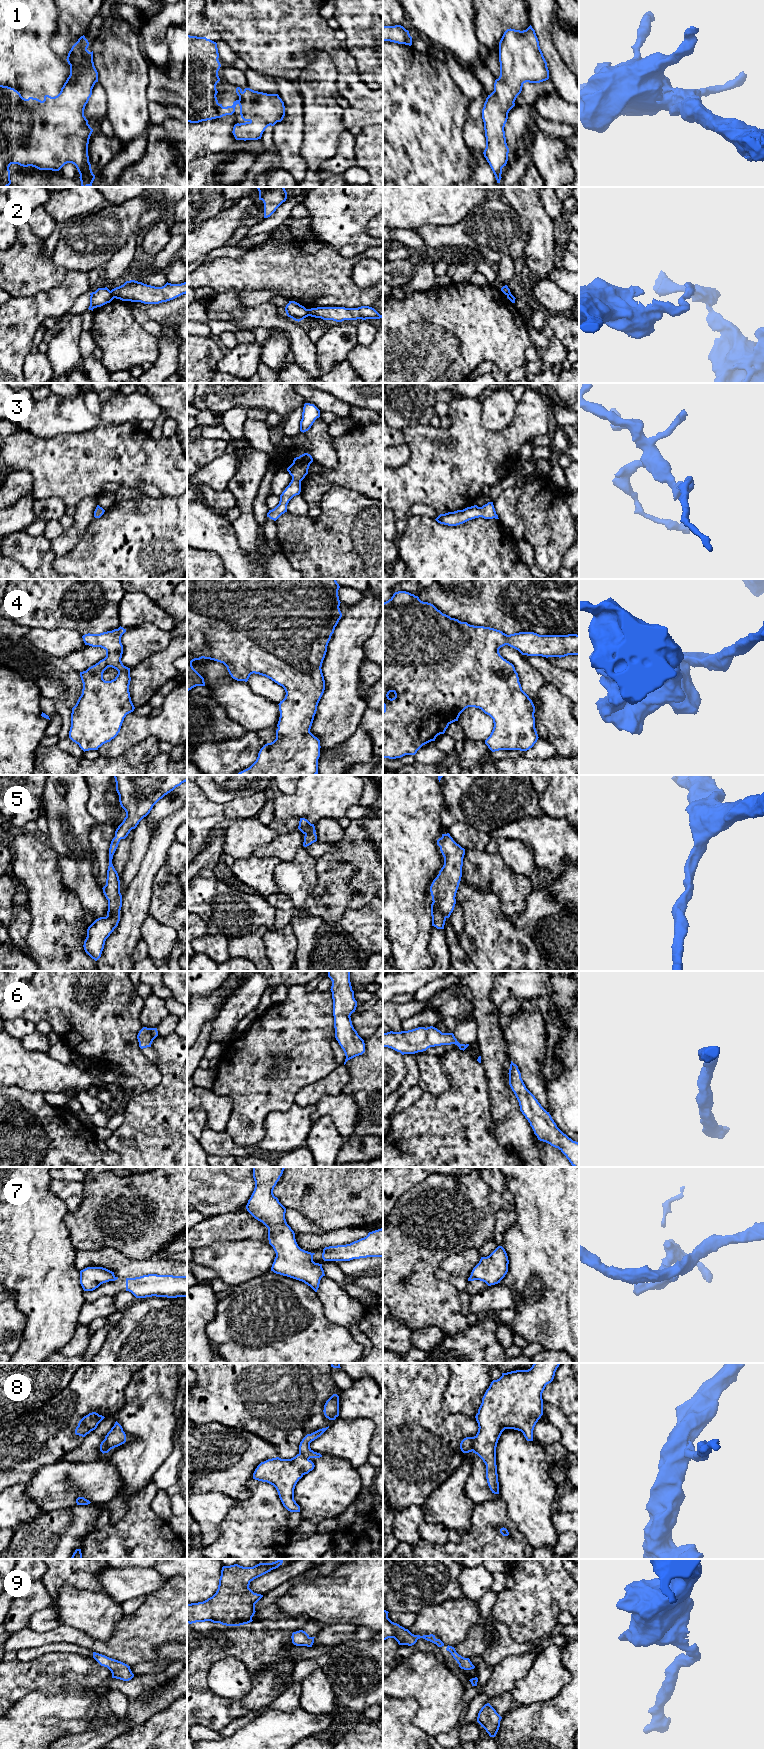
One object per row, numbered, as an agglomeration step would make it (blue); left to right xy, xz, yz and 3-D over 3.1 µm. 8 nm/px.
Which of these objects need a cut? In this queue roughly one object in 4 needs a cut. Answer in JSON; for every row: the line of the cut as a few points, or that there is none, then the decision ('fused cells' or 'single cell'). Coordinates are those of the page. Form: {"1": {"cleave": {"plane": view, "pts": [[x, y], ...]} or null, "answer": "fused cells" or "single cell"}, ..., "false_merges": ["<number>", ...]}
{"1": {"cleave": null, "answer": "single cell"}, "2": {"cleave": {"plane": "xy", "pts": [[110, 291], [114, 297]]}, "answer": "fused cells"}, "3": {"cleave": null, "answer": "single cell"}, "4": {"cleave": null, "answer": "single cell"}, "5": {"cleave": null, "answer": "single cell"}, "6": {"cleave": null, "answer": "single cell"}, "7": {"cleave": {"plane": "xz", "pts": [[309, 1252], [309, 1257], [312, 1260]]}, "answer": "fused cells"}, "8": {"cleave": {"plane": "yz", "pts": [[475, 1436], [472, 1450]]}, "answer": "fused cells"}, "9": {"cleave": null, "answer": "single cell"}, "false_merges": ["2", "7", "8"]}

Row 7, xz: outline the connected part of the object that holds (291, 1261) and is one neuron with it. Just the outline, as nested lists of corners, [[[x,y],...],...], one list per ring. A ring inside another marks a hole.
[[[253,1167],[255,1181],[254,1191],[246,1205],[247,1211],[268,1228],[269,1244],[273,1247],[276,1257],[271,1271],[304,1282],[317,1292],[324,1274],[322,1264],[310,1259],[310,1252],[301,1249],[295,1239],[295,1233],[285,1219],[286,1208],[274,1196],[273,1190],[283,1174],[285,1167]]]

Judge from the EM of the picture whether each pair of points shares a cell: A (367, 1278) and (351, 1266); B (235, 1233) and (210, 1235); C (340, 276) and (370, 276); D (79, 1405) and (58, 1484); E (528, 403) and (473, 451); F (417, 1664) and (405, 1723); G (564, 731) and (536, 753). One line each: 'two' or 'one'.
A: two
B: one
C: two
D: two
E: one
F: two
G: two

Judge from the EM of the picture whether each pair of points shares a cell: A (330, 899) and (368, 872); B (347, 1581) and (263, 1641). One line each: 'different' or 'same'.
A: same
B: different

